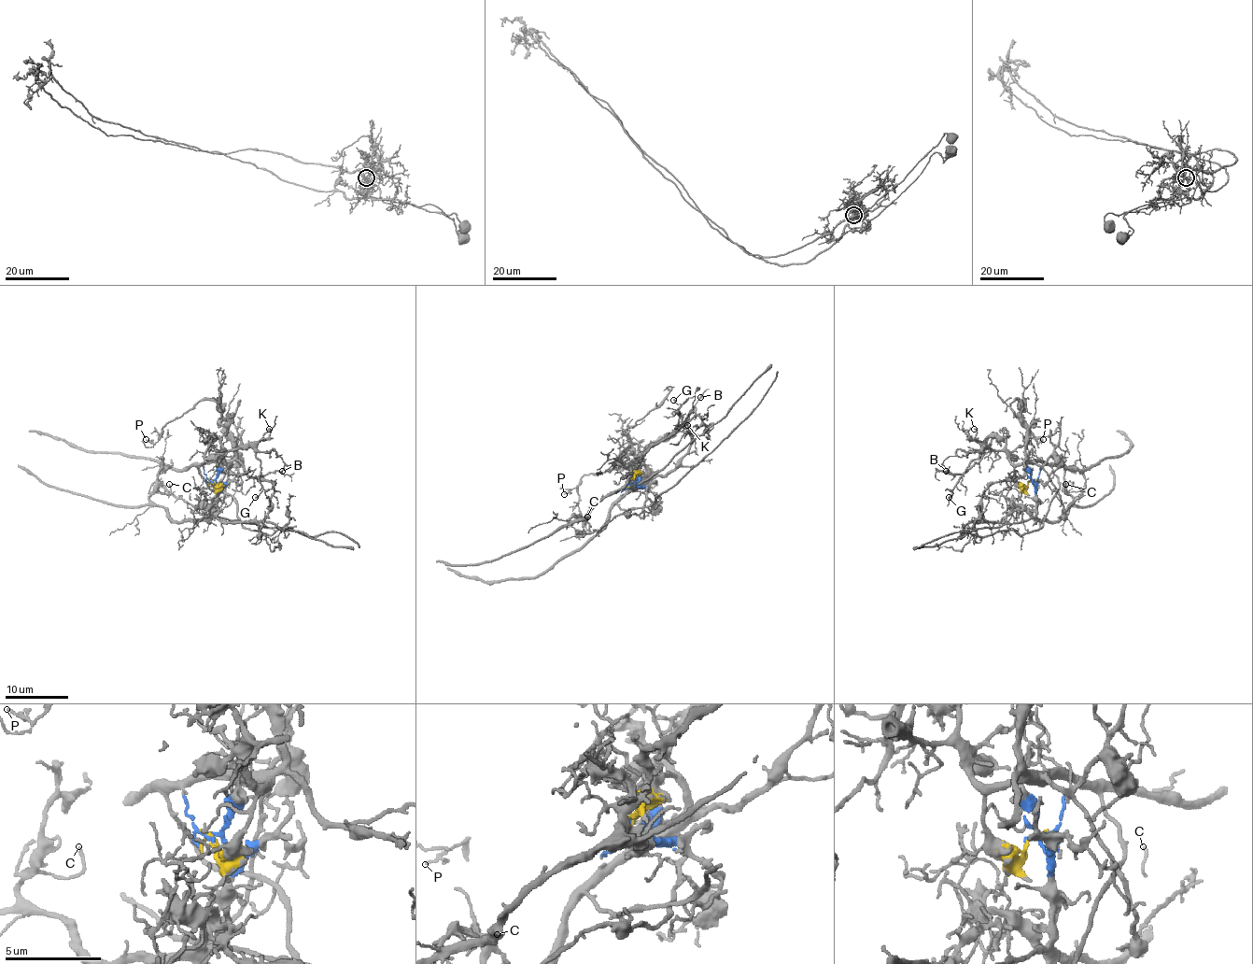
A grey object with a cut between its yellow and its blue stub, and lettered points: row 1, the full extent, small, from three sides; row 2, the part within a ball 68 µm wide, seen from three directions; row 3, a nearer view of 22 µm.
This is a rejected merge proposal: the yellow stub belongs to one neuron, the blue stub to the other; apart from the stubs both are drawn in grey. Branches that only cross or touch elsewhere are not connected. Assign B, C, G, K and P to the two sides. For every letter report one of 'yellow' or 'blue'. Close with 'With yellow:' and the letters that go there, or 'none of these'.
B: yellow
C: blue
G: yellow
K: yellow
P: yellow
With yellow: B, G, K, P

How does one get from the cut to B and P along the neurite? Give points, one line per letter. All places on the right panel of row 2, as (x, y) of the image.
B: (1033, 480), (1025, 485), (1020, 484), (1006, 454), (991, 447), (973, 452), (958, 449), (942, 463), (945, 471)
P: (1033, 480), (1023, 485), (1014, 475), (1025, 459), (1026, 426), (1009, 405), (1014, 401), (1037, 443), (1042, 440)

